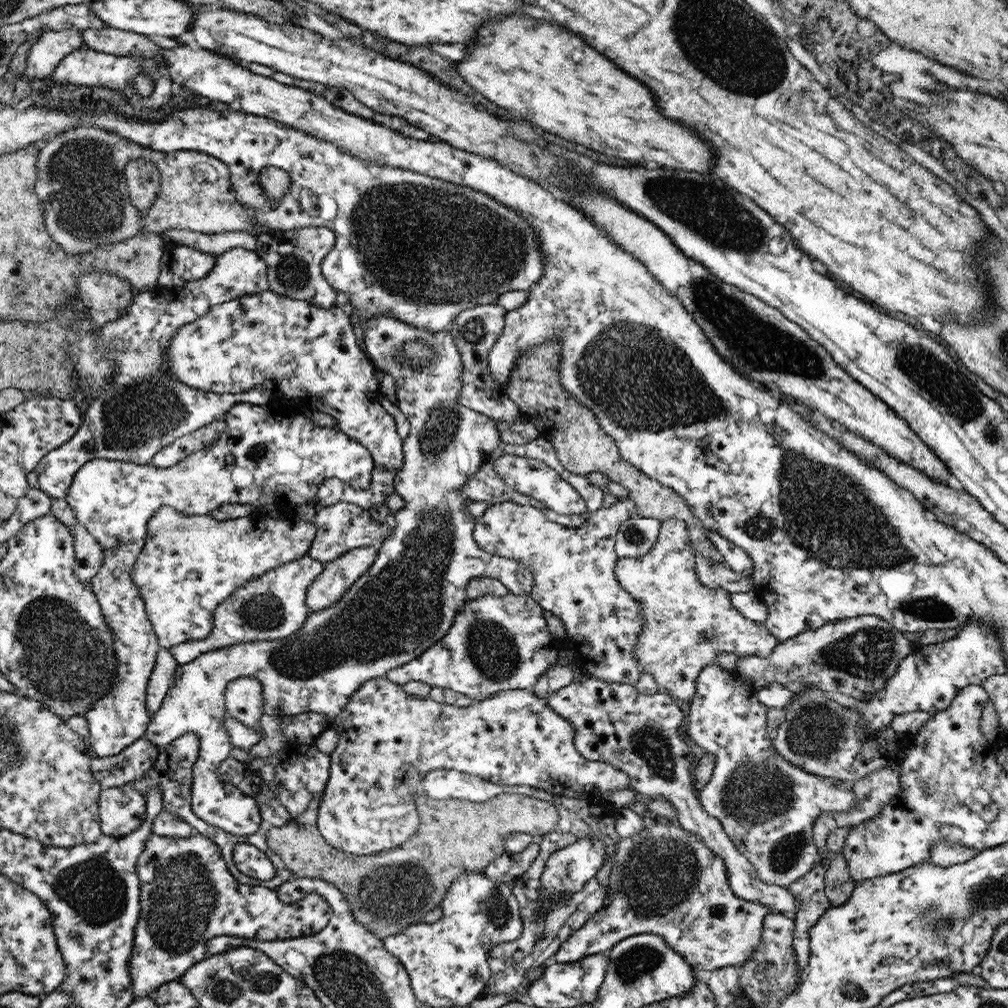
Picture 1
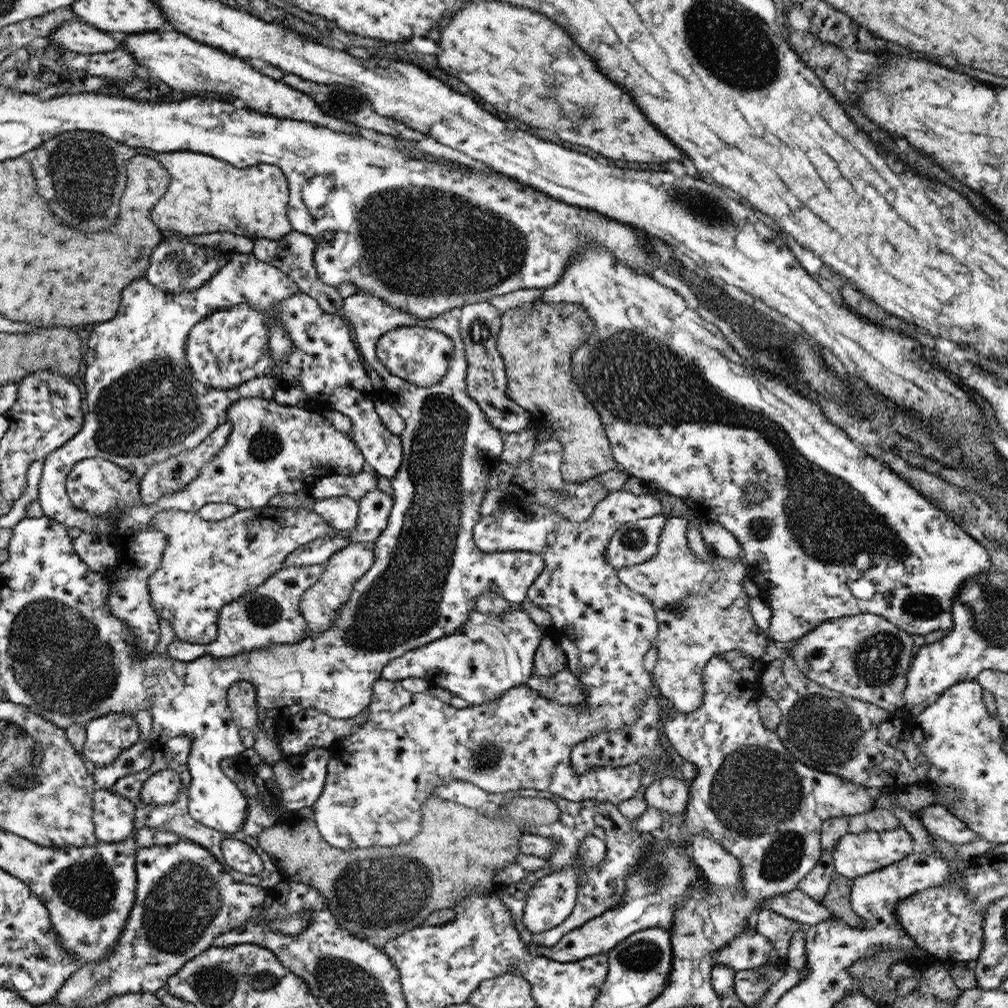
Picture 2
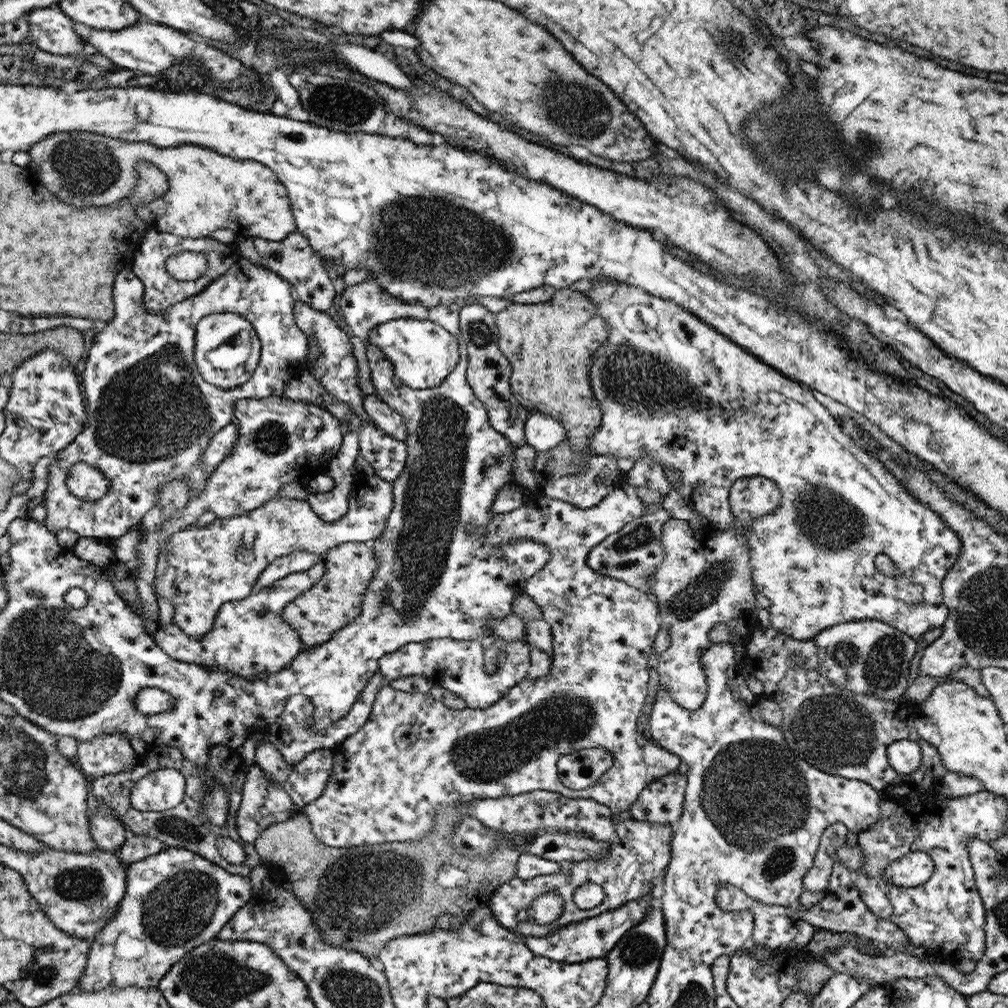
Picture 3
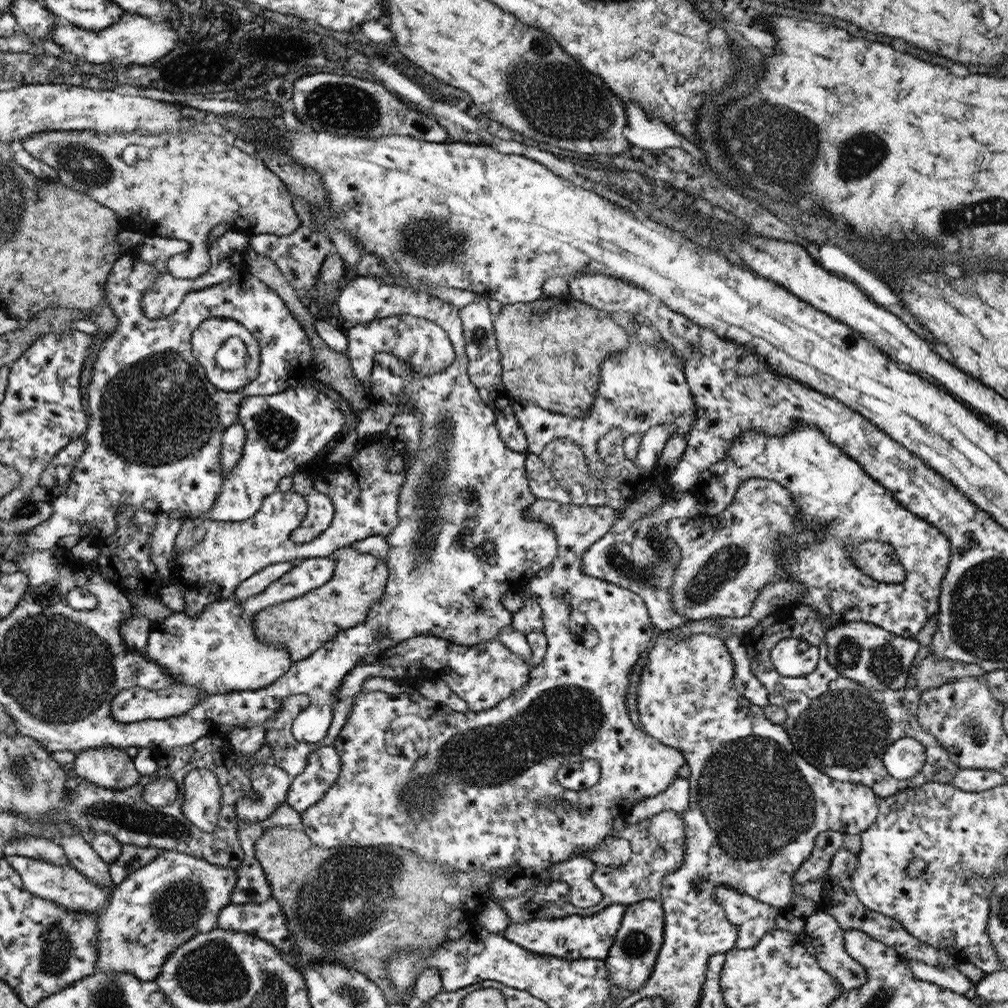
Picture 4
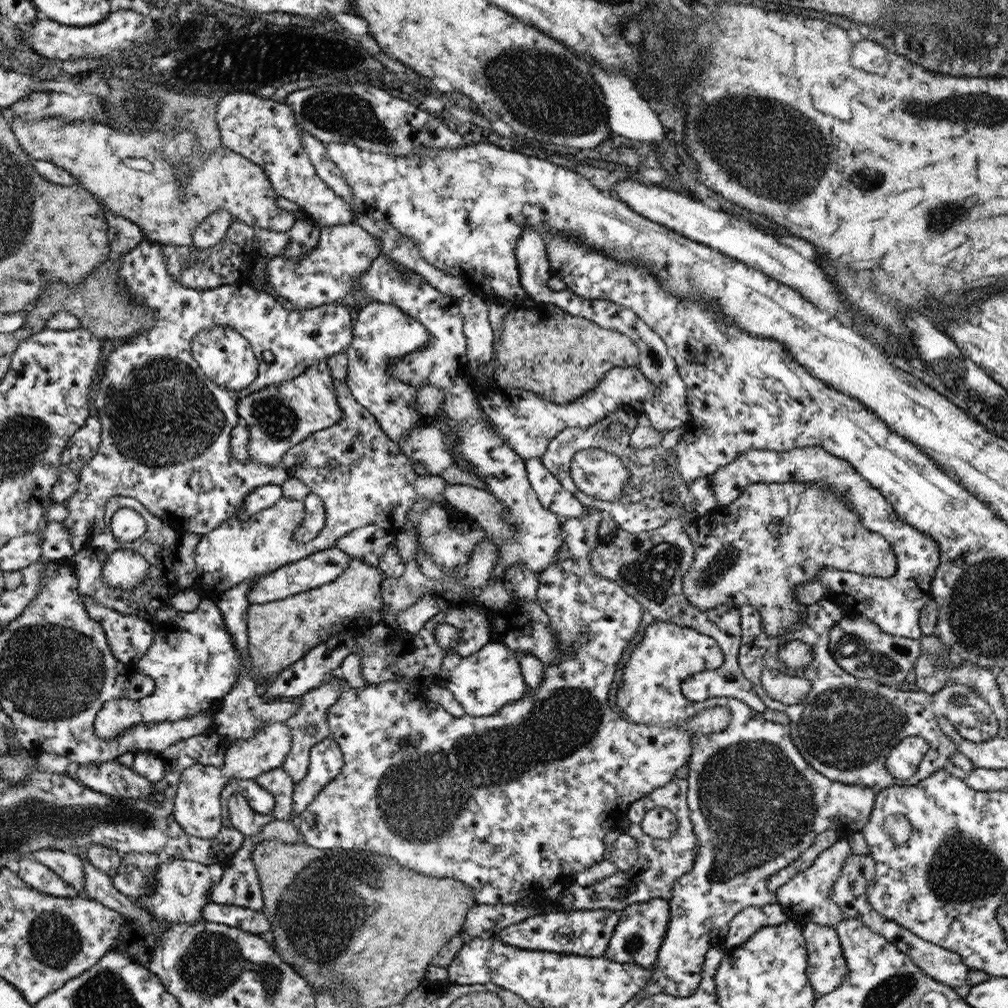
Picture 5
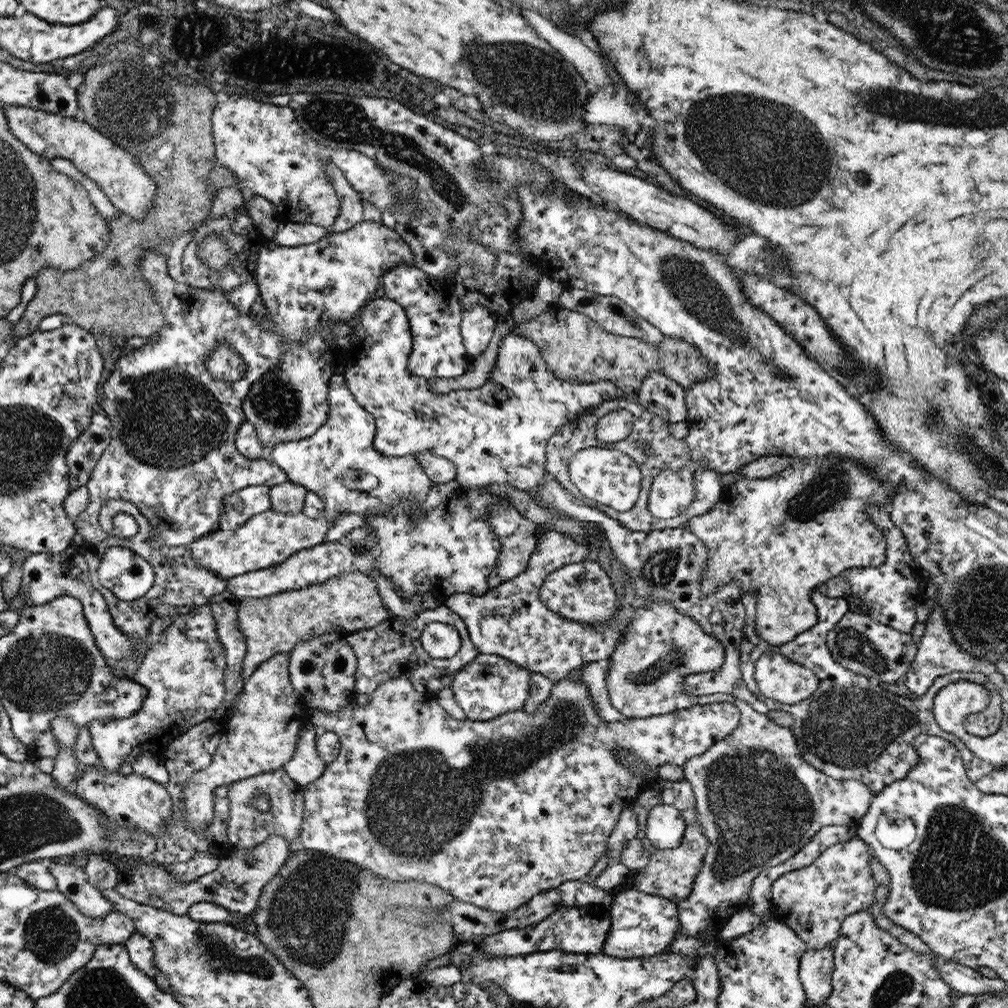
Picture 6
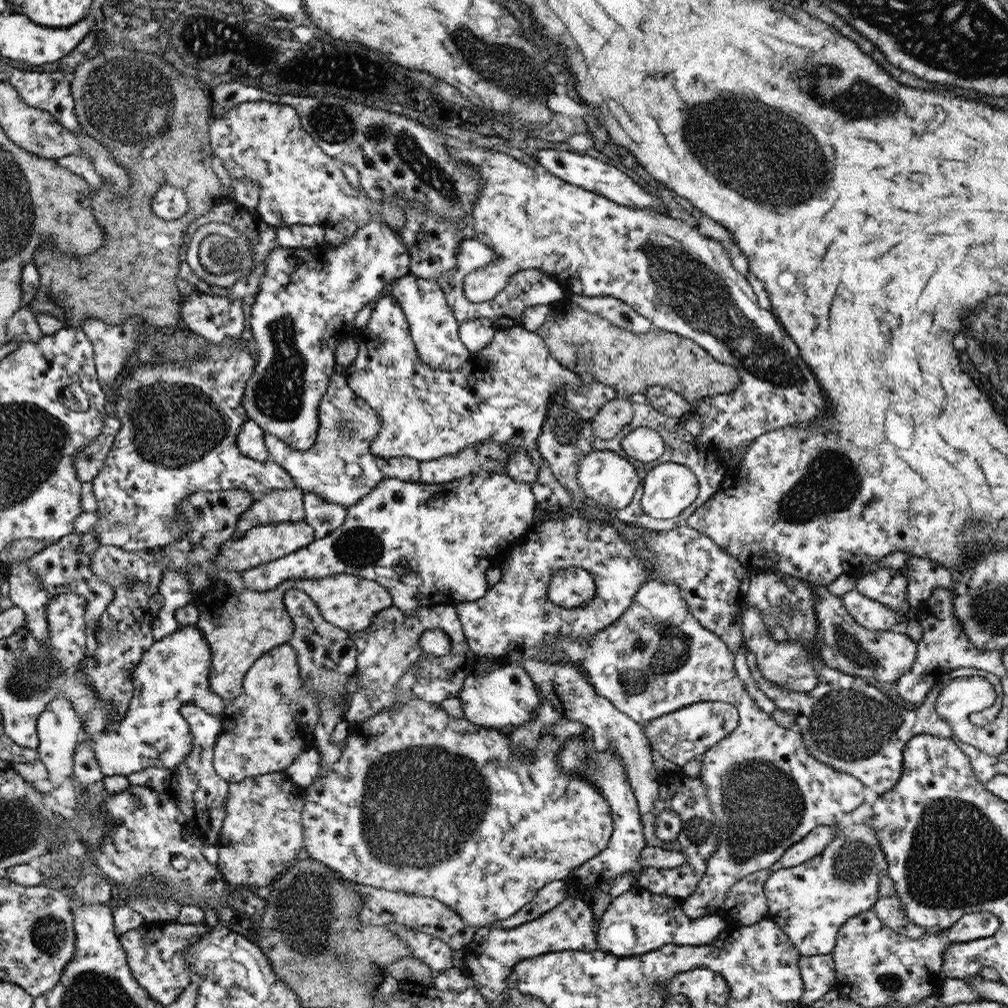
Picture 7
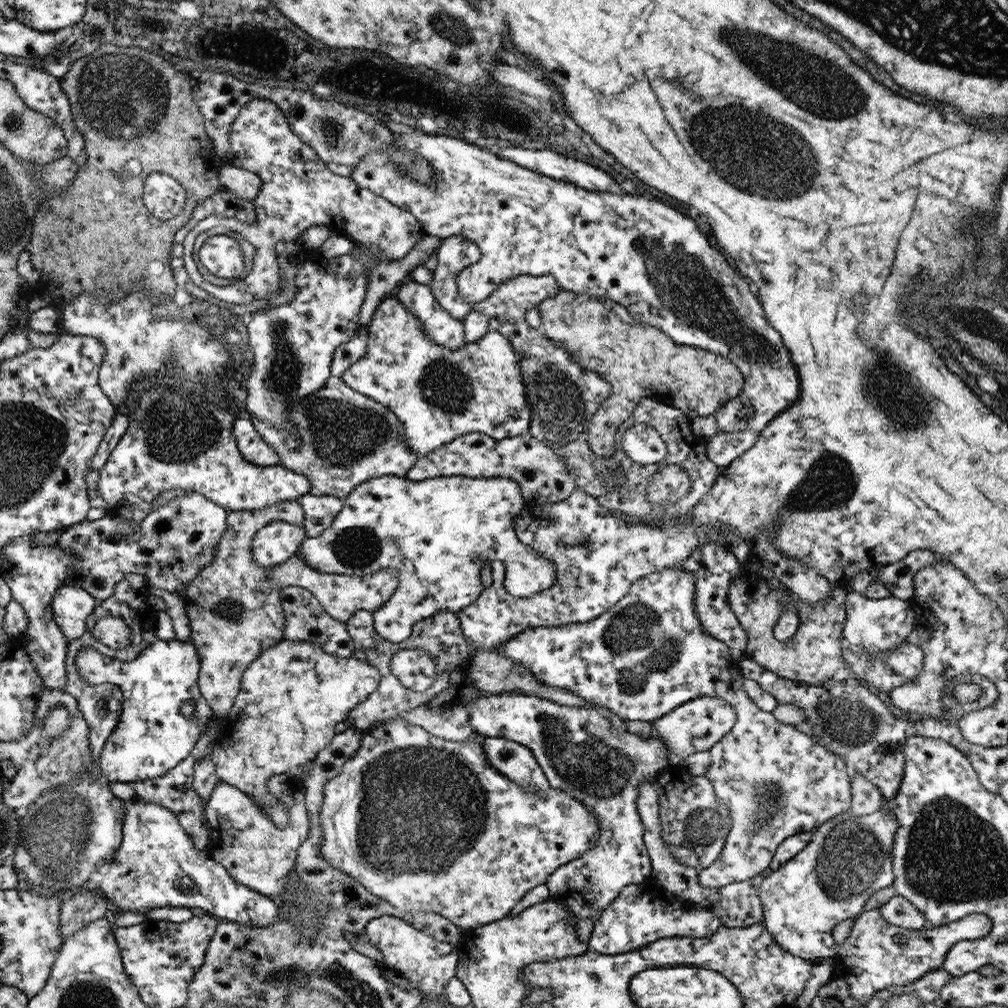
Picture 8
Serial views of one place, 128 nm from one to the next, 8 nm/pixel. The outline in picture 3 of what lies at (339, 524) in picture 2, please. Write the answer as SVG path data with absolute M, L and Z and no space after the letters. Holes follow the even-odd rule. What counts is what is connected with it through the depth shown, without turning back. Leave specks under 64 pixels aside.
M346 431L342 434L342 446L338 454L330 460L326 475L335 481L333 491L324 494L308 492L306 502L309 508L315 512L317 517L325 524L329 521L341 518L347 512L348 495L350 492L350 482L357 473L353 467L353 460L358 453L358 442L356 432Z

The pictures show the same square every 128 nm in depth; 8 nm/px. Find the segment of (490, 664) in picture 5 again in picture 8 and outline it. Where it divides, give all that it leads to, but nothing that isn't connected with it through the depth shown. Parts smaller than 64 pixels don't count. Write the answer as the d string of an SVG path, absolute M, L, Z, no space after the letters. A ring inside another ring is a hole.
M483 691L479 697L475 695L475 697L471 699L471 703L467 705L467 716L469 724L471 724L471 728L475 730L475 733L479 737L503 737L531 749L531 753L533 753L533 757L535 757L537 765L541 767L543 776L547 779L550 788L559 789L563 791L563 793L567 793L567 795L573 797L573 799L581 801L581 803L583 803L583 805L585 805L585 807L587 807L587 809L595 815L595 819L597 819L597 823L599 823L600 836L598 844L594 848L591 848L591 851L588 851L586 854L580 856L579 859L571 860L571 863L563 864L563 867L557 868L549 876L549 879L546 880L545 885L547 885L547 889L549 889L550 893L550 896L548 897L549 902L564 904L564 908L566 908L566 910L568 910L568 912L575 917L575 922L577 922L578 919L583 919L585 917L595 919L600 911L603 908L606 908L619 895L619 892L621 892L623 887L626 887L628 884L639 884L643 882L643 880L651 877L652 871L647 850L645 849L642 840L643 827L638 815L636 800L639 792L639 783L641 783L641 781L649 781L649 783L654 782L656 776L670 764L669 758L667 758L669 752L667 752L665 744L659 740L659 736L657 736L656 733L653 732L649 738L639 738L639 736L635 736L626 730L621 732L621 730L613 728L610 722L607 722L607 719L603 718L593 709L567 708L567 706L559 706L559 704L555 704L555 702L549 702L548 700L540 699L527 693L517 693L517 691L497 691L497 693L488 693Z

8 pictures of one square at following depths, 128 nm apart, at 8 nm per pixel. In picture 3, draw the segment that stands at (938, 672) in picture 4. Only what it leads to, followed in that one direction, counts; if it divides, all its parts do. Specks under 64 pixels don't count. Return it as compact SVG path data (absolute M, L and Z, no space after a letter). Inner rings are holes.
M969 666L965 668L959 668L951 675L948 675L947 678L931 678L931 676L917 676L913 680L910 686L907 686L903 694L905 700L909 704L913 704L917 707L929 693L939 685L941 682L949 682L949 680L955 679L956 681L963 681L964 684L971 686L973 690L980 696L989 697L987 689L981 684L981 679L979 678L979 670L973 670Z

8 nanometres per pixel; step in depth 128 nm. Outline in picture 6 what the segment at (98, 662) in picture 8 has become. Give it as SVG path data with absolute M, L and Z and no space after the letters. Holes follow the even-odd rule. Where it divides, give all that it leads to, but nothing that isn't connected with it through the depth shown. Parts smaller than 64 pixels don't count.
M208 604L177 614L155 638L133 673L132 680L147 689L139 709L125 718L95 719L90 724L90 738L99 754L97 768L115 772L123 762L133 764L145 750L161 756L171 739L194 724L212 719L213 711L223 705L224 648L218 642L216 622Z

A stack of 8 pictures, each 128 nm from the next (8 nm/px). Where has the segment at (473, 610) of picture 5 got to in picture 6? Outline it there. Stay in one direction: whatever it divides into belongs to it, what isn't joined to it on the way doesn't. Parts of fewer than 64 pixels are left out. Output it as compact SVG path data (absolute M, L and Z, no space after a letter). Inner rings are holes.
M441 604L435 610L421 610L411 622L405 622L397 616L389 615L382 624L365 631L348 634L345 638L347 646L351 648L356 658L356 667L353 671L353 699L359 705L369 701L369 695L387 679L395 677L406 678L415 691L425 696L433 696L438 690L449 687L453 673L459 671L463 665L471 662L477 656L477 649L469 639L468 631L459 615L451 612L447 606ZM430 622L451 624L461 638L461 648L449 660L437 659L439 664L435 668L427 668L425 652L415 652L415 636L420 636L423 628Z

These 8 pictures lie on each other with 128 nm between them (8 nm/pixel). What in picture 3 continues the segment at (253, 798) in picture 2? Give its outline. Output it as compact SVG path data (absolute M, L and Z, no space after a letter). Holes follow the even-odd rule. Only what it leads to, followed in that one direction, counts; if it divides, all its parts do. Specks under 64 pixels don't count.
M157 743L148 747L147 760L145 760L145 763L137 764L129 769L129 771L121 771L117 774L103 775L102 777L92 779L92 802L94 807L97 807L97 805L99 805L99 807L103 807L103 805L111 807L111 809L113 809L113 814L111 815L117 817L117 819L123 823L123 828L125 828L126 831L136 834L136 836L157 837L165 848L171 847L190 850L190 852L214 862L215 865L225 869L227 873L234 873L235 875L245 877L249 880L250 873L260 865L265 866L265 863L262 861L261 855L257 854L254 850L254 844L244 842L242 838L239 837L237 829L235 829L234 826L236 812L239 804L241 804L242 786L246 772L248 771L248 766L245 766L237 750L231 750L231 748L227 748L227 746L213 746L213 748L209 750L206 770L212 770L210 774L213 774L213 776L221 782L221 785L225 787L225 793L227 793L227 799L229 799L227 822L225 822L225 826L221 826L221 828L209 824L207 820L203 820L201 814L199 814L199 810L197 810L199 795L200 797L202 796L202 793L199 792L205 791L205 786L202 786L199 790L200 781L198 774L202 774L202 771L197 766L193 766L189 760L183 758L179 750L171 746L159 745ZM162 768L174 768L183 775L185 788L181 802L179 802L177 806L173 806L173 808L159 812L140 811L131 807L130 792L135 782L143 778L147 773L153 771L153 769ZM217 837L227 837L237 842L245 852L246 862L241 865L231 865L223 860L215 847Z

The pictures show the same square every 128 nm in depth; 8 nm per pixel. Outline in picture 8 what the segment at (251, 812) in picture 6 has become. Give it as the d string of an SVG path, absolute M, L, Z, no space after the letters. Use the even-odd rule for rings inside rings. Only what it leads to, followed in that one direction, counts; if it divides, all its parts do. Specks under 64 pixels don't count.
M295 770L271 776L267 792L287 808L289 823L281 829L273 825L273 821L261 811L261 805L257 805L251 796L224 782L213 786L203 812L210 829L210 852L214 862L223 866L233 882L254 889L262 896L279 898L292 876L297 850L308 836L309 820L303 800L302 779L296 776Z

